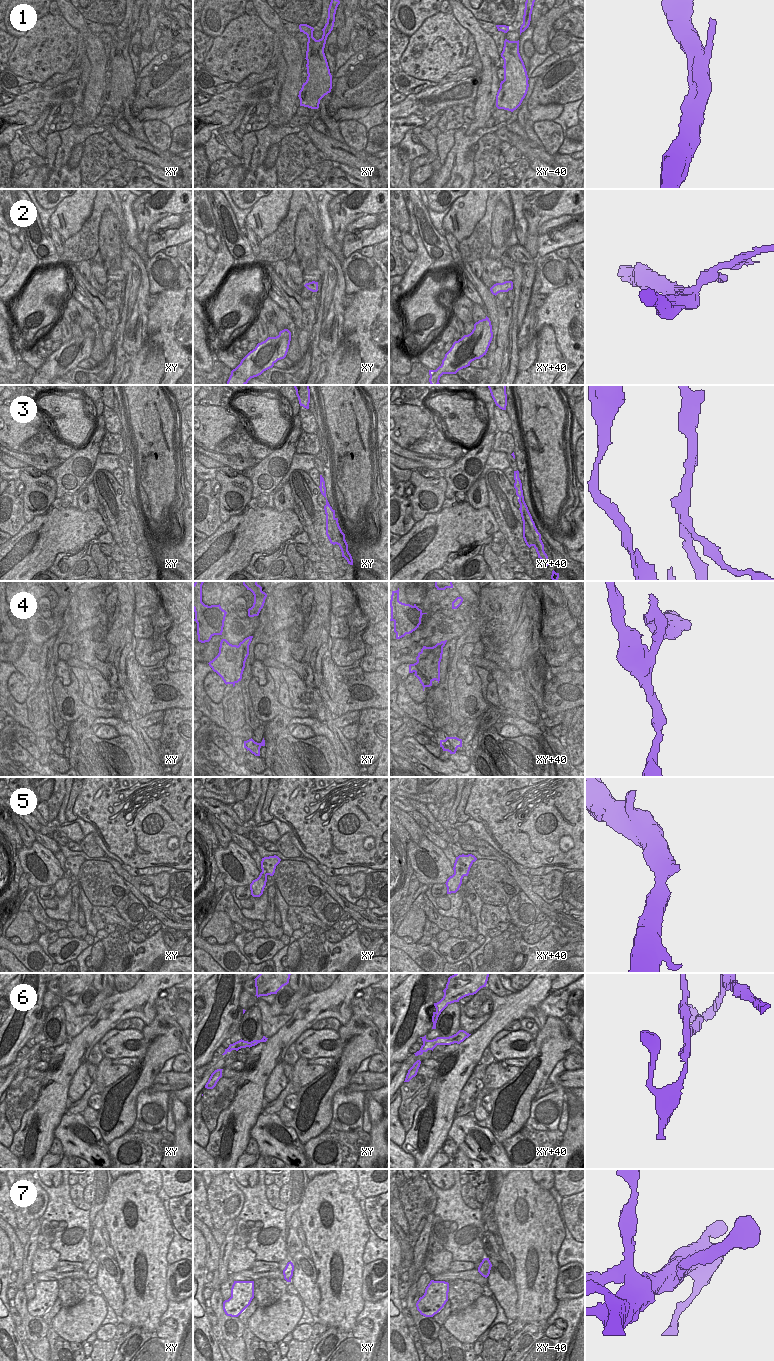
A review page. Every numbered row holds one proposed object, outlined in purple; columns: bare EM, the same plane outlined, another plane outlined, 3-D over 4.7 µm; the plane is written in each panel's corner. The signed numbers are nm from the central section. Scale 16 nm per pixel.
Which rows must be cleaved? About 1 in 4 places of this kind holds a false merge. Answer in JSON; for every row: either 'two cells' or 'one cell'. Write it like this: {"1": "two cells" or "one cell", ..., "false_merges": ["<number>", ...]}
{"1": "one cell", "2": "two cells", "3": "two cells", "4": "two cells", "5": "one cell", "6": "two cells", "7": "one cell", "false_merges": ["2", "3", "4", "6"]}

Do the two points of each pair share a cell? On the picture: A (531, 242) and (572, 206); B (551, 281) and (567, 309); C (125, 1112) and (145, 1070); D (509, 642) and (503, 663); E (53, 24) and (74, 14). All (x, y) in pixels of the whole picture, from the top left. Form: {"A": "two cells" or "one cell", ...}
{"A": "one cell", "B": "two cells", "C": "one cell", "D": "one cell", "E": "two cells"}

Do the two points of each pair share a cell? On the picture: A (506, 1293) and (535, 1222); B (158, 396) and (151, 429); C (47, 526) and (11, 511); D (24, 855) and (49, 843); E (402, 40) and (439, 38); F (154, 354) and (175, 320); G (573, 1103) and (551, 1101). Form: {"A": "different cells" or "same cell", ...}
{"A": "different cells", "B": "same cell", "C": "different cells", "D": "different cells", "E": "different cells", "F": "same cell", "G": "different cells"}

